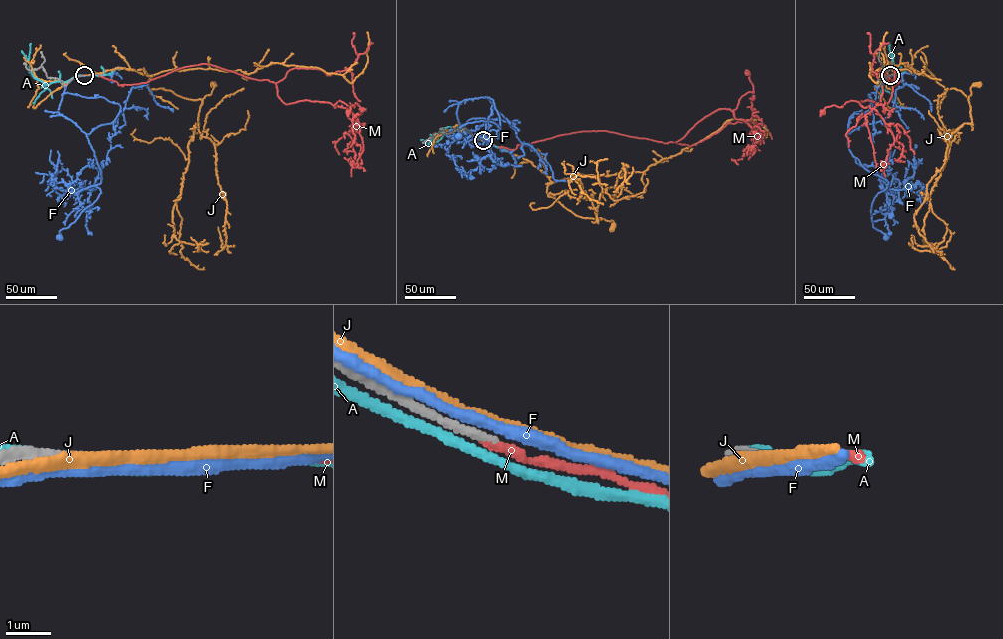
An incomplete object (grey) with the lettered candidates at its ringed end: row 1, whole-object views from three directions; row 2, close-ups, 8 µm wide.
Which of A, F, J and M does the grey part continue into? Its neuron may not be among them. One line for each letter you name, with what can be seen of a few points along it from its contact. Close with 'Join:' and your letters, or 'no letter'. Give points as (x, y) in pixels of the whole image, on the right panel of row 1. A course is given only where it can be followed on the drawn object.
M: it runs (890, 75), (899, 80), (895, 85), (880, 63), (893, 80), (885, 104), (851, 100), (822, 112)
Join: M

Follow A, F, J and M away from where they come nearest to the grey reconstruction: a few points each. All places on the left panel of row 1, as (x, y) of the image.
A: (82, 75), (49, 84), (37, 80), (29, 72), (31, 43)
F: (83, 75), (68, 83), (57, 113), (86, 134), (100, 171), (101, 181), (95, 185), (100, 193), (59, 236)
J: (84, 75), (133, 69), (152, 75), (150, 89), (163, 88), (193, 100), (210, 95), (213, 85)
M: (84, 75), (136, 84), (207, 64), (273, 82), (286, 104), (340, 100), (354, 106), (347, 112)

